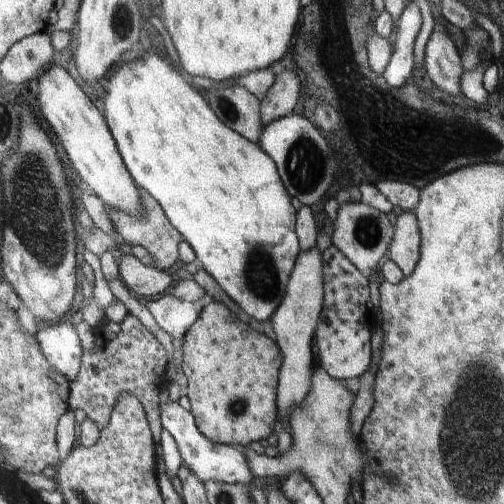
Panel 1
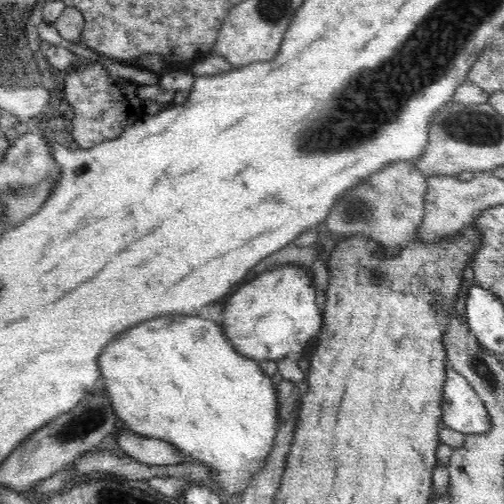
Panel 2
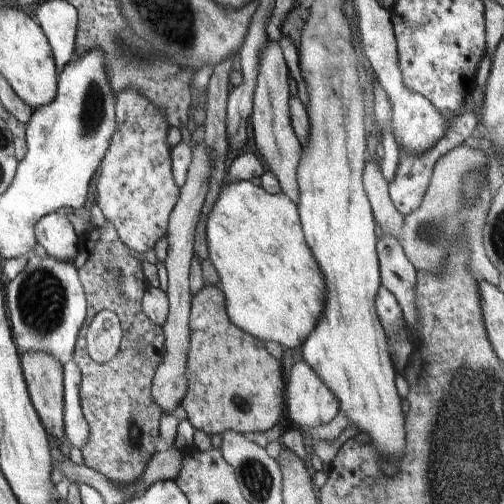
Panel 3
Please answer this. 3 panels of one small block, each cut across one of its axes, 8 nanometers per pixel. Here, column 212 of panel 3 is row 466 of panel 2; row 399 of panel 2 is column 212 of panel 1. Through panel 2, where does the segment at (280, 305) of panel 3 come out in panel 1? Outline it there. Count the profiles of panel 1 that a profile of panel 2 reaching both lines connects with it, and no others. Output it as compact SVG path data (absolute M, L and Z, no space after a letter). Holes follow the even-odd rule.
M145 52L141 58L133 58L131 62L125 58L121 64L115 64L113 70L105 76L103 80L105 86L105 98L103 98L103 120L105 126L117 146L117 152L125 164L125 168L129 170L133 182L147 192L149 198L153 198L157 202L157 206L163 210L163 214L167 216L167 220L171 222L171 226L183 236L183 242L189 242L191 250L197 256L197 264L201 268L205 268L205 272L221 286L221 290L233 300L237 302L237 306L247 312L251 318L255 318L255 322L265 322L273 316L273 312L277 310L277 306L281 304L283 296L285 296L285 288L291 276L291 270L295 266L295 260L299 256L299 240L295 234L295 220L297 220L297 212L291 206L291 196L285 192L285 186L281 184L281 178L277 174L277 164L259 148L259 144L253 144L249 140L245 140L241 134L237 134L235 130L229 130L229 126L225 126L217 114L213 114L213 110L209 108L209 104L205 104L205 100L197 94L195 90L195 82L183 74L179 74L179 70L171 64L167 64L163 58L159 58L153 52Z

